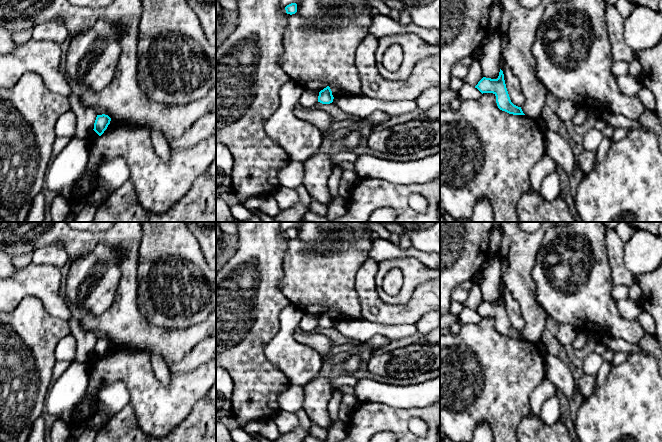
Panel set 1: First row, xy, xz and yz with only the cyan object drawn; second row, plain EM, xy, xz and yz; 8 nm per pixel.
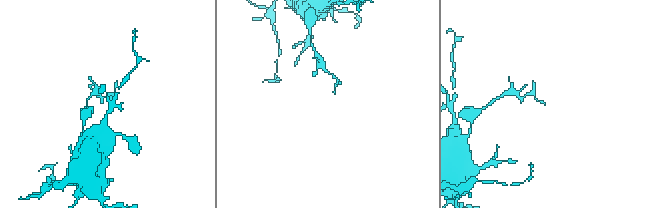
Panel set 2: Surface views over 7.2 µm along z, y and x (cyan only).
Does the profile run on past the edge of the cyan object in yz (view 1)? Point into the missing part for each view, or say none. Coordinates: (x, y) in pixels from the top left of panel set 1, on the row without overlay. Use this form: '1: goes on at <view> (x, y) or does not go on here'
1: does not go on here

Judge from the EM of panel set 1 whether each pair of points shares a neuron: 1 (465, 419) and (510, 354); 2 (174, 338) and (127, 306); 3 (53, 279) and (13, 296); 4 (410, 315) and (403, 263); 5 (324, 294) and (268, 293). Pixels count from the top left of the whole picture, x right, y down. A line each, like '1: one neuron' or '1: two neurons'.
1: one neuron
2: one neuron
3: one neuron
4: two neurons
5: two neurons

